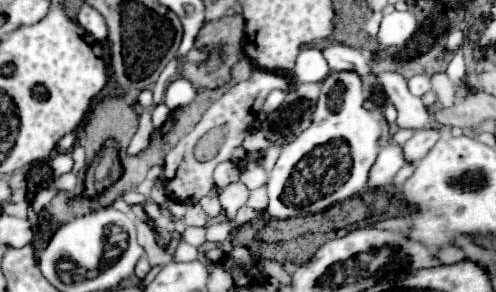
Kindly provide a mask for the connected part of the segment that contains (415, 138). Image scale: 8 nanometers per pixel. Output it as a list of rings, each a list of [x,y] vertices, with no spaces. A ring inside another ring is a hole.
[[[426,127],[426,129],[418,129],[404,145],[404,157],[406,161],[410,163],[416,163],[420,161],[434,145],[436,141],[440,139],[442,131],[440,129],[434,129],[434,127]]]

